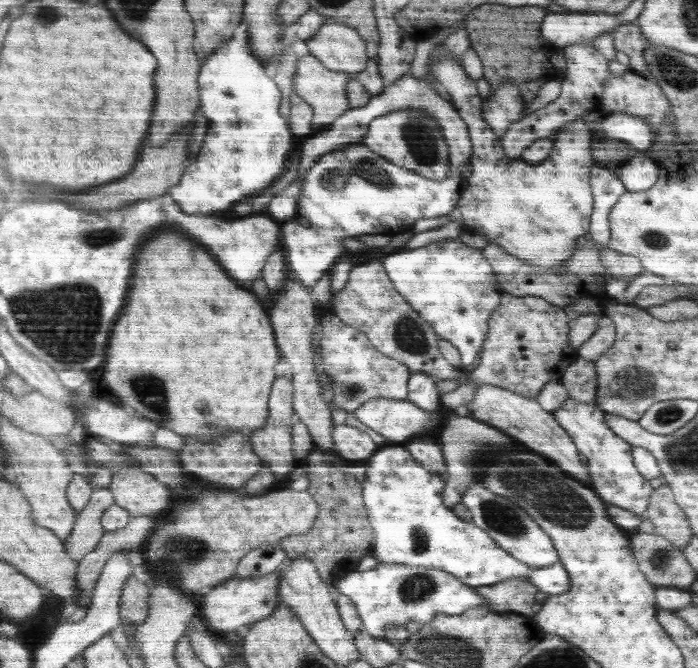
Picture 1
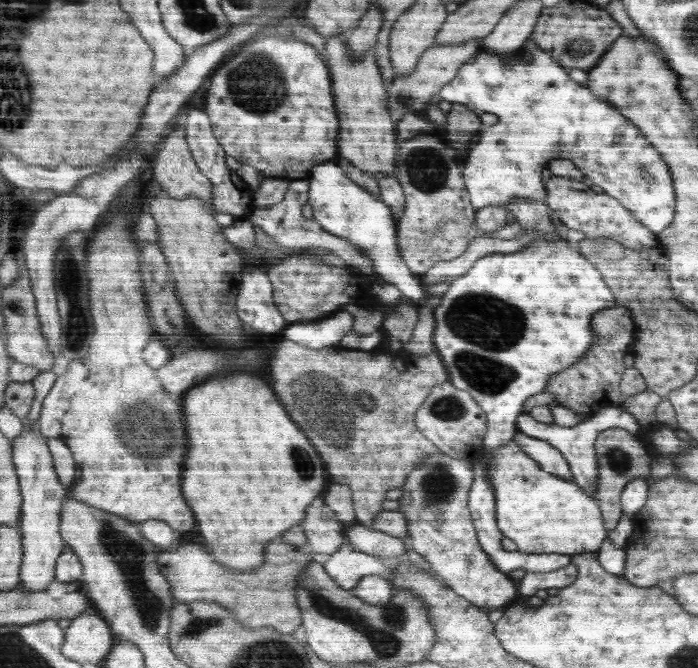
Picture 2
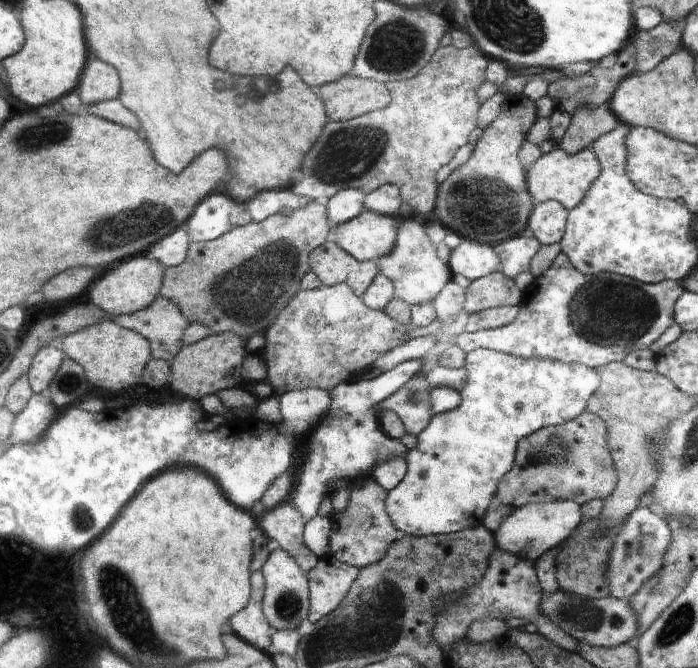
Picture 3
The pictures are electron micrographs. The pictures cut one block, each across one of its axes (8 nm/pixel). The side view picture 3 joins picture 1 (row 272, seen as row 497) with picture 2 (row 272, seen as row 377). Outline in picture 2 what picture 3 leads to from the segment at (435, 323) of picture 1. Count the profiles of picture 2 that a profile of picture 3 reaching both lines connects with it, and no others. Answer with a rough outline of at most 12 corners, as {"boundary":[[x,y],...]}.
{"boundary":[[566,240],[488,254],[451,281],[434,348],[487,416],[470,512],[503,573],[569,554],[504,548],[490,459],[524,402],[616,307]]}

